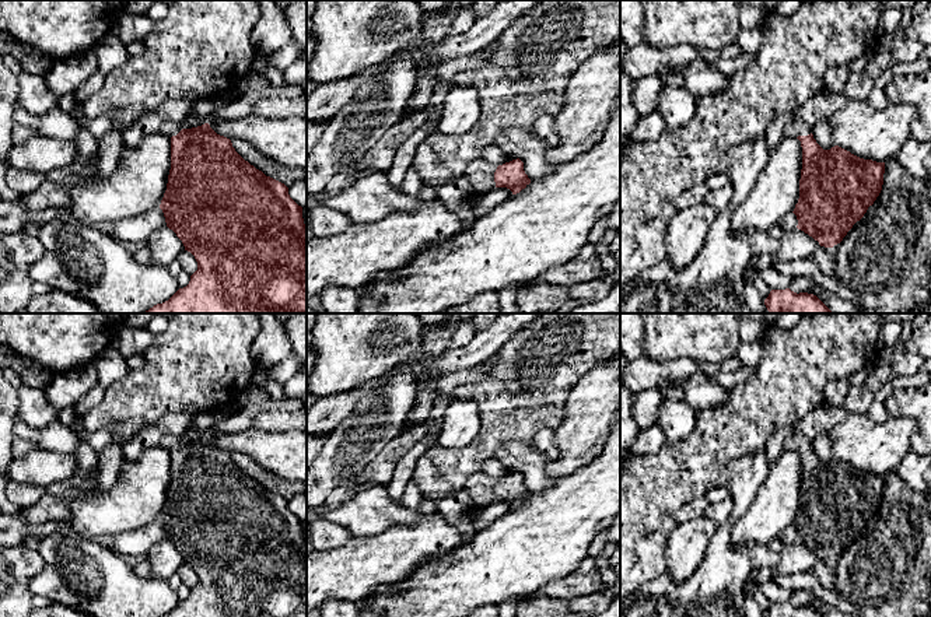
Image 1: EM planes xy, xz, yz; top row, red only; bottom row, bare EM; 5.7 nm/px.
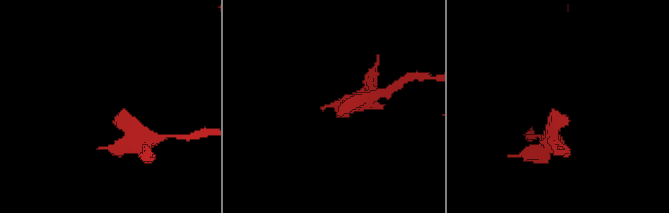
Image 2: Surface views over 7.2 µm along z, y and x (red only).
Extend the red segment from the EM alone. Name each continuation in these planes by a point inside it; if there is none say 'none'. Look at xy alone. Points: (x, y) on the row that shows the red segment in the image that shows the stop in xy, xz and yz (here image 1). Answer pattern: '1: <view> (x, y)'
1: xy (171, 129)

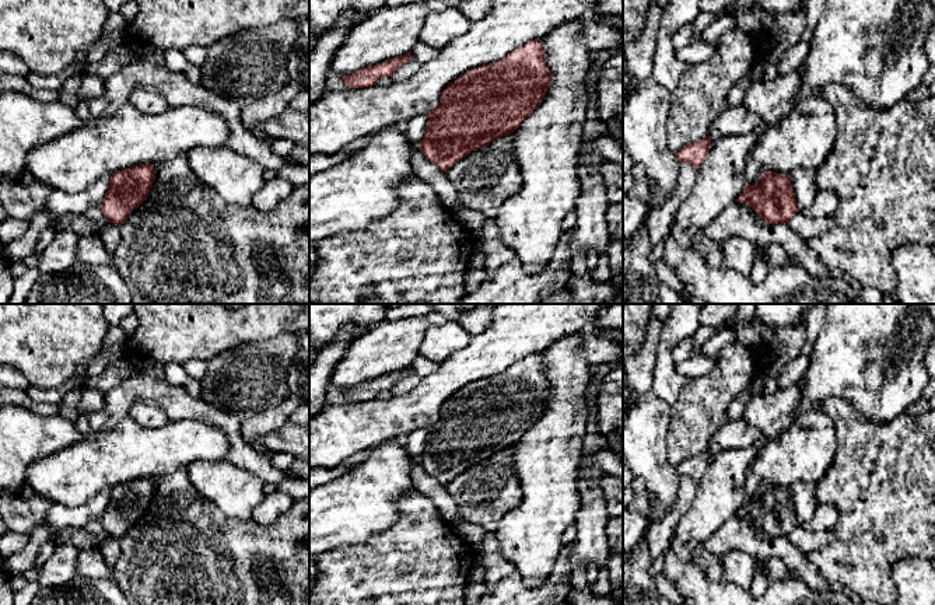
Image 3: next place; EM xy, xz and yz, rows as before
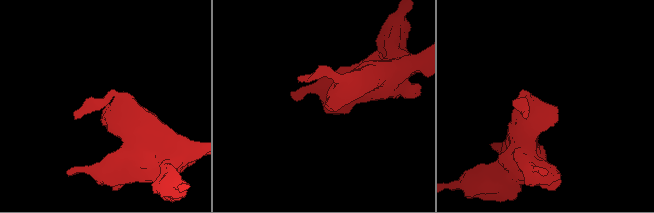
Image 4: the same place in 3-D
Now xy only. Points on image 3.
none

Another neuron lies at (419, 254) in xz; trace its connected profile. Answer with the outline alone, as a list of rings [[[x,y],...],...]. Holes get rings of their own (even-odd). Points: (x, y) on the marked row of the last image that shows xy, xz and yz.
[[[419,178],[398,188],[398,207],[361,231],[342,231],[318,242],[318,263],[309,280],[309,304],[456,304],[466,294],[465,277],[476,249],[474,237],[461,227],[434,189]]]

